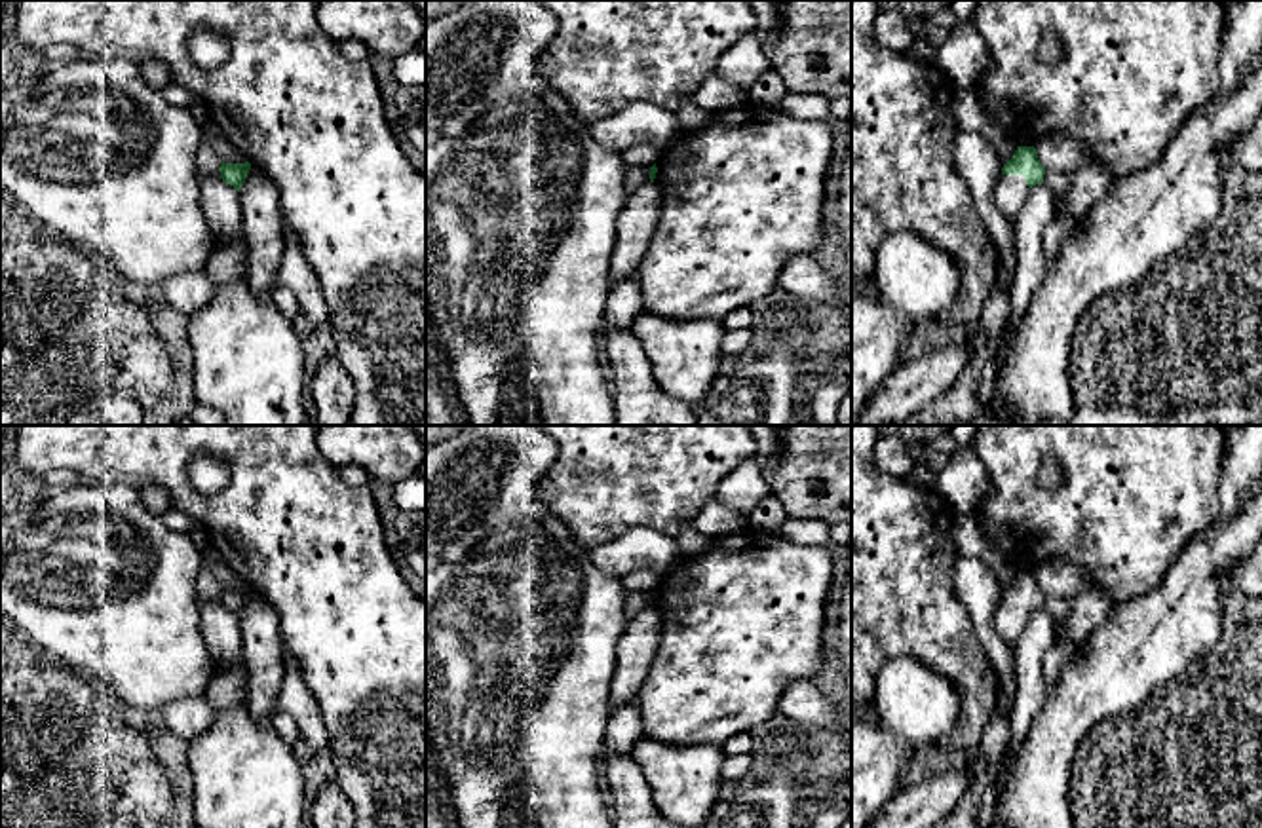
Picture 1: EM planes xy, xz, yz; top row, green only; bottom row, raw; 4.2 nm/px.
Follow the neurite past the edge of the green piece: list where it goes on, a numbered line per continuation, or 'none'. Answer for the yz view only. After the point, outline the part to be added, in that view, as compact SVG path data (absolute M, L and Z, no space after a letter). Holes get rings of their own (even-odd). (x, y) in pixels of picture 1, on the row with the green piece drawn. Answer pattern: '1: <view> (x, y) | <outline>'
1: yz (1012, 190) | M1000 175L994 192L992 201L996 209L1007 218L1015 220L1028 198L1028 184L1023 175Z

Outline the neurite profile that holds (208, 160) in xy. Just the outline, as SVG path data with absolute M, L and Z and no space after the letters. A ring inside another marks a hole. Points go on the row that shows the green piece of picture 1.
M194 95L194 101L188 106L188 112L203 129L203 139L201 139L201 144L200 144L198 154L196 154L196 171L198 173L211 173L211 171L219 169L222 161L219 158L219 152L215 148L213 139L207 133L207 129L211 125L211 118L209 118L209 112L207 112L203 99Z

